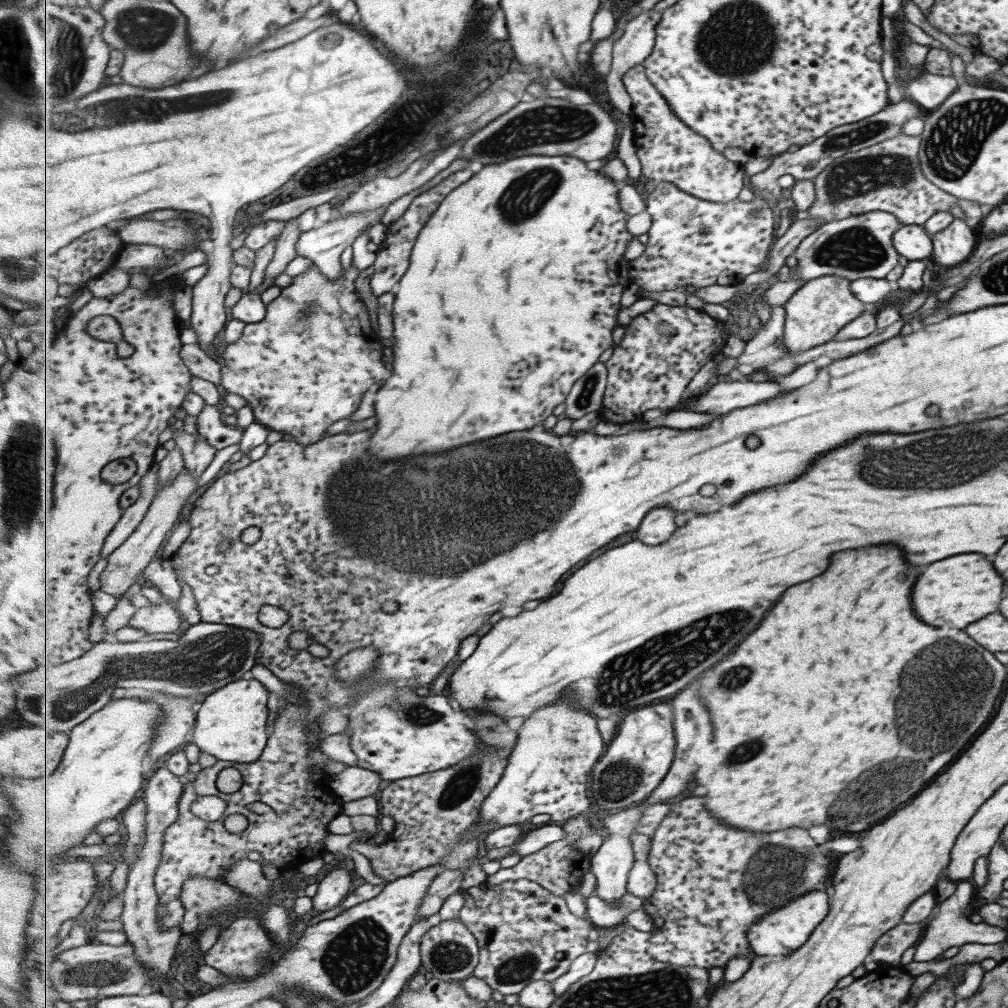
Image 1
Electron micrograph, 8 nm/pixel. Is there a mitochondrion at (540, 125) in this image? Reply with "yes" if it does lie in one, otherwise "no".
yes

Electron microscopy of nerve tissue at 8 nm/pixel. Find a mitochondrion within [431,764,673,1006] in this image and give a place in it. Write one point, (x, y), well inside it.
(518, 966)

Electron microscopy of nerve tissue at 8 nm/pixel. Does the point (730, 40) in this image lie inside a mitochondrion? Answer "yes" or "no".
yes

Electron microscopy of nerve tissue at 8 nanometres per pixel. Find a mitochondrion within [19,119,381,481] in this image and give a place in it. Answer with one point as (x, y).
(309, 309)

